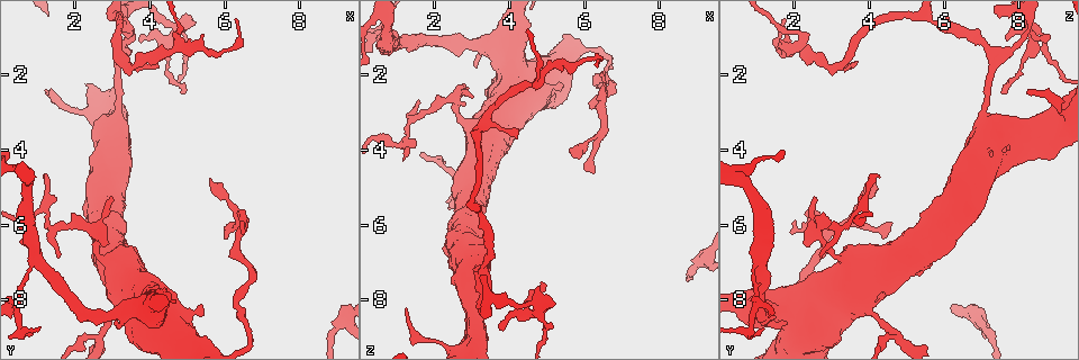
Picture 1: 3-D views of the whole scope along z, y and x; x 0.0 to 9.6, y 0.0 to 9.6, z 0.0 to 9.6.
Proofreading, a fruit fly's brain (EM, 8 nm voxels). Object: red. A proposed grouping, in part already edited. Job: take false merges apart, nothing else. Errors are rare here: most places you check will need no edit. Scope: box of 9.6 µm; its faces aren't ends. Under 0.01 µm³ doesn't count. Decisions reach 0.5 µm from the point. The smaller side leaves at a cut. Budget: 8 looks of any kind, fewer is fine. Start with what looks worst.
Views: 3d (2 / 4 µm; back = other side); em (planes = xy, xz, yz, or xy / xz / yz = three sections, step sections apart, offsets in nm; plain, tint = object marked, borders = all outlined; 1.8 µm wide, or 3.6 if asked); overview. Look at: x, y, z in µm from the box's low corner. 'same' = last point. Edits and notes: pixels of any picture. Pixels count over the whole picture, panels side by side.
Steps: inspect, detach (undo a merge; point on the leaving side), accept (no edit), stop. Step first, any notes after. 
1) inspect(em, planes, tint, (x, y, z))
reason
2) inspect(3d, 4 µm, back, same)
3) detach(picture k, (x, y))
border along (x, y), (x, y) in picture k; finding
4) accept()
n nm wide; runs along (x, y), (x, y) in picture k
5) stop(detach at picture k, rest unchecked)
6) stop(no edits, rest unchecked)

inspect(em, 3.6 µm, xy, step 4, tint, (3.10, 3.10, 7.05))
touches itself

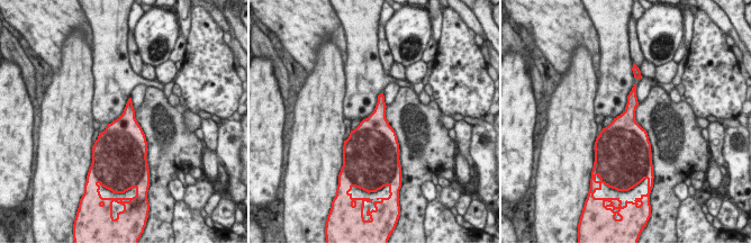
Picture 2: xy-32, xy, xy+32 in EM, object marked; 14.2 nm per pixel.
inspect(em, 3.6 µm, planes, tint, same)

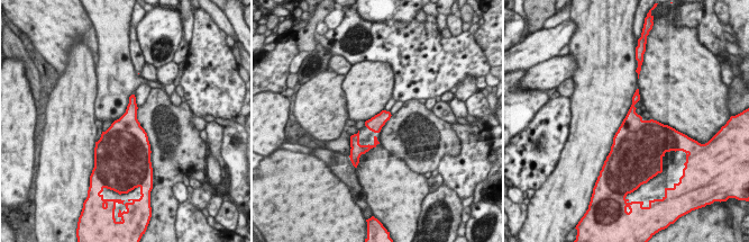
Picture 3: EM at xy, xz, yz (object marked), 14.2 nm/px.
accept()
220 nm wide; all the same neuron

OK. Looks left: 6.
inspect(em, planes, tint, (4.80, 0.75, 8.40))
a narrow waist

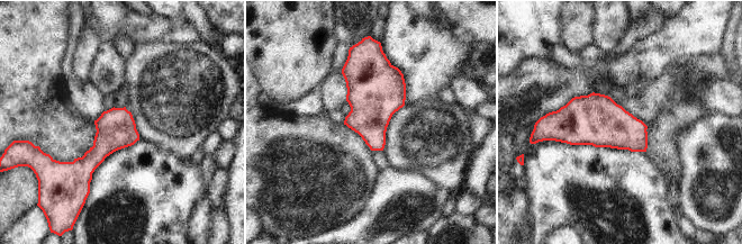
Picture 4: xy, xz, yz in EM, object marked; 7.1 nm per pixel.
accept()
continuous, no second neuron

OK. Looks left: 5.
inspect(em, planes, tint, (3.30, 1.70, 3.30))
a fork

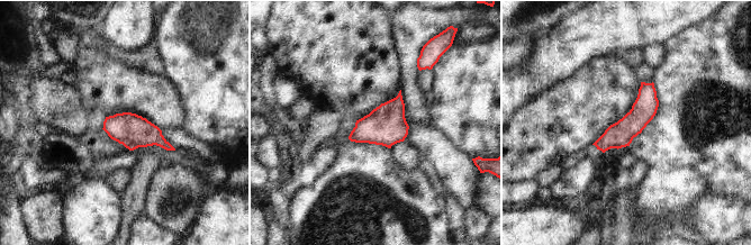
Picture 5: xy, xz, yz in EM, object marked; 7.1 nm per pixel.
accept()
runs along (651, 85), (645, 107), (599, 146) in picture 5; all the same neuron

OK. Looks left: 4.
stop(no edits, rest unchecked)

